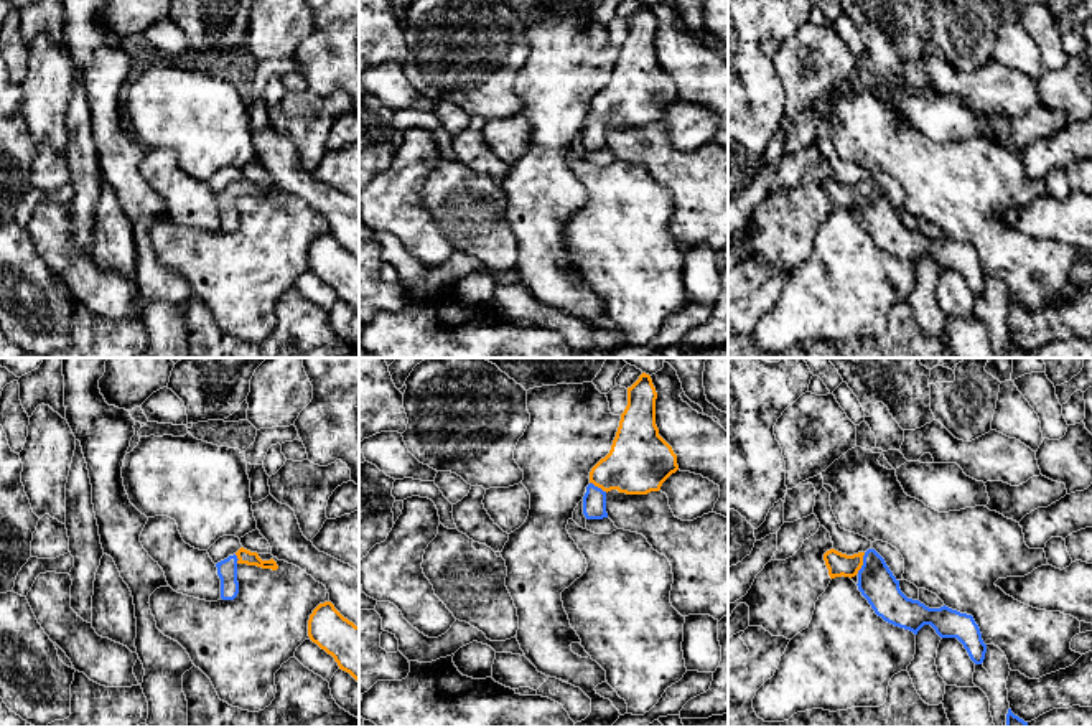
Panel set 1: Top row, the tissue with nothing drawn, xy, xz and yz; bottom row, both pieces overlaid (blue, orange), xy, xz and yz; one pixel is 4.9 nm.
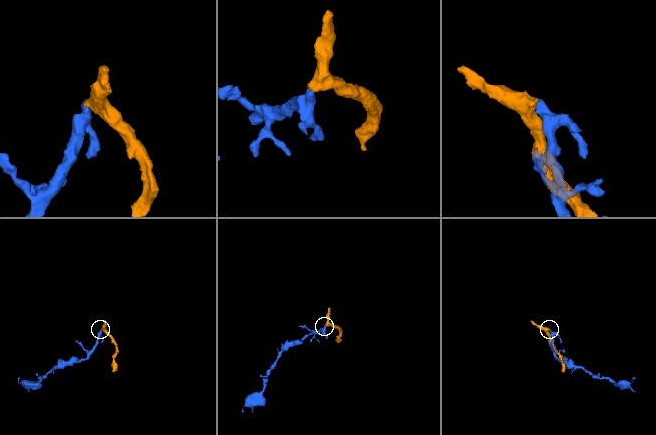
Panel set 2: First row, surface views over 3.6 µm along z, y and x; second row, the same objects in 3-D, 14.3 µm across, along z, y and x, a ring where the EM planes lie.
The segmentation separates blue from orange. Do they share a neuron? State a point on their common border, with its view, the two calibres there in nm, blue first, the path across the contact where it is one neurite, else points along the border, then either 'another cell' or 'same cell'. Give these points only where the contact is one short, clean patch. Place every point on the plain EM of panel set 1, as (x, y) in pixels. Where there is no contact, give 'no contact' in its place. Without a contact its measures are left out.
contact yz (863, 193); calibres 180 and 120 nm; way yz (878, 216), (873, 203), (863, 193), (839, 195); same cell

